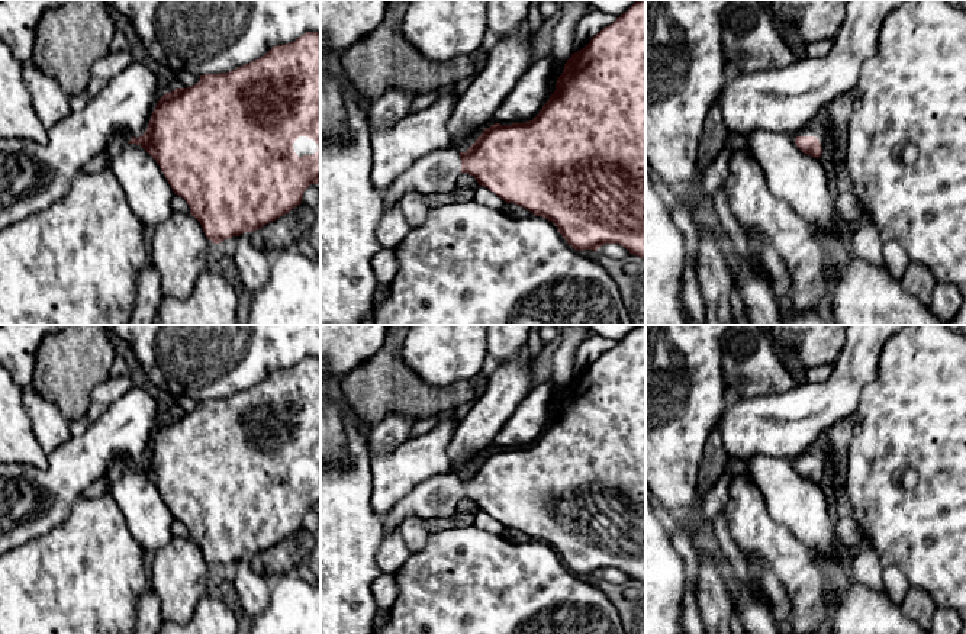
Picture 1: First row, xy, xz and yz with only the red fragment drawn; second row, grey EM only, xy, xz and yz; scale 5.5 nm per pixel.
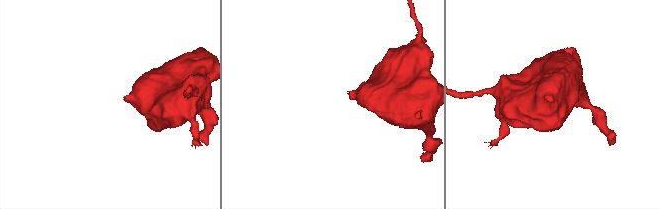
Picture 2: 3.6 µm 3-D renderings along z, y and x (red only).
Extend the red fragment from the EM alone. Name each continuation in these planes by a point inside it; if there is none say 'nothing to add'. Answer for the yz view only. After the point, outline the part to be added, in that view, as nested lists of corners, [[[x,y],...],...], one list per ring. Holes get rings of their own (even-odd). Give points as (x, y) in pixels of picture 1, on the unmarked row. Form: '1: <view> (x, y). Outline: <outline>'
1: yz (820, 449). Outline: [[[824,432],[804,453],[798,456],[795,463],[796,461],[815,461],[824,474],[827,456],[833,458],[833,448],[831,448],[827,434]]]

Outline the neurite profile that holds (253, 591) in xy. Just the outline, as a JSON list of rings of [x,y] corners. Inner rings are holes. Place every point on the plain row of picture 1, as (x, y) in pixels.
[[[249,557],[238,561],[238,572],[232,585],[244,612],[251,618],[267,609],[270,604],[270,580],[252,570]]]

